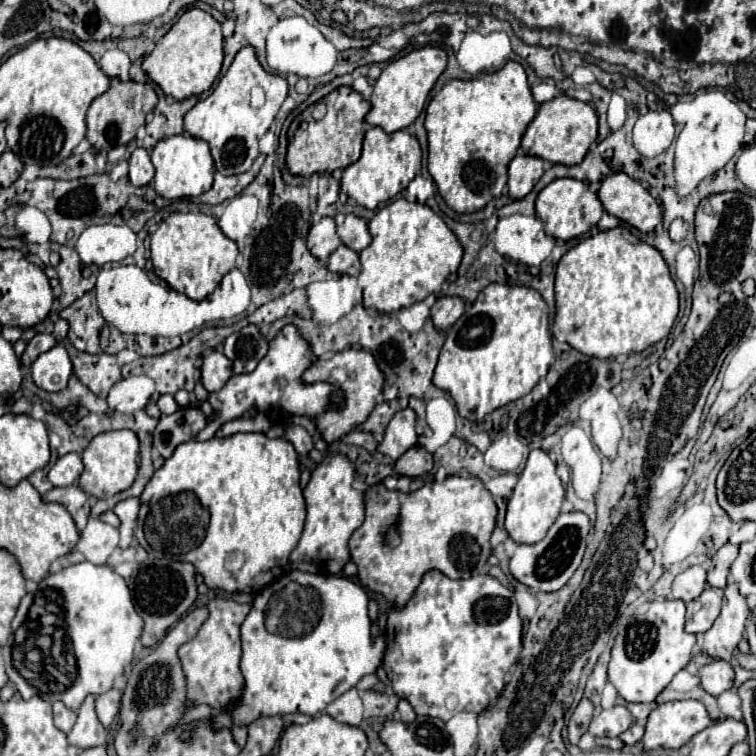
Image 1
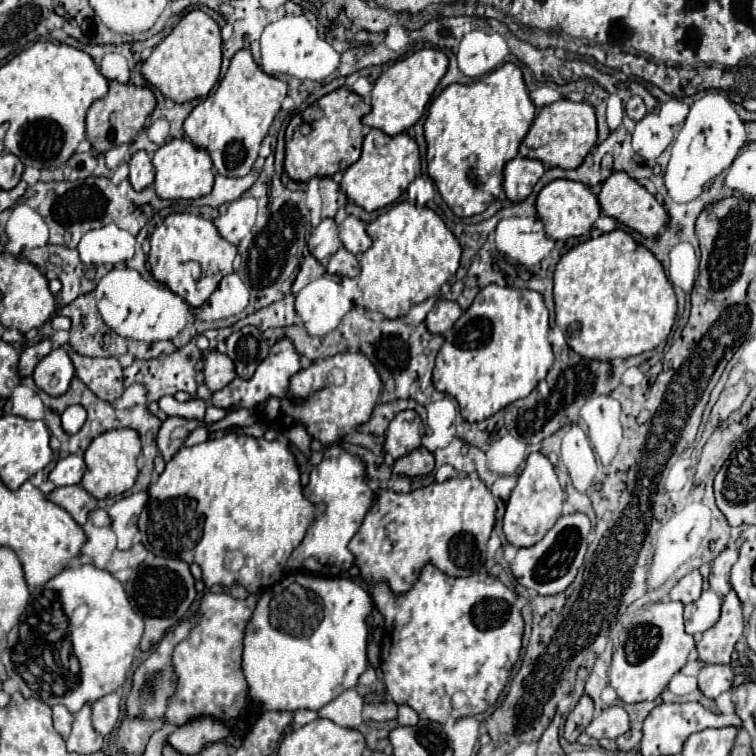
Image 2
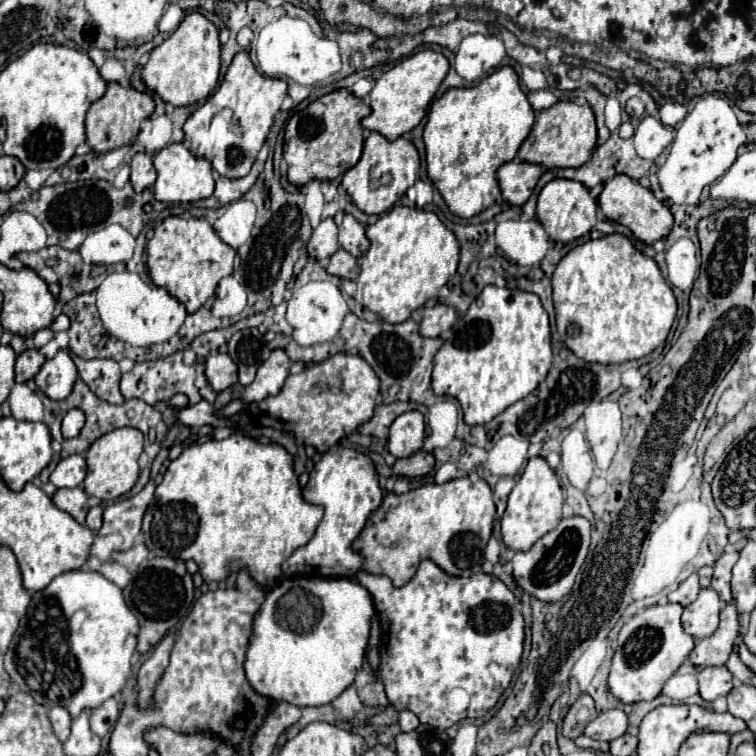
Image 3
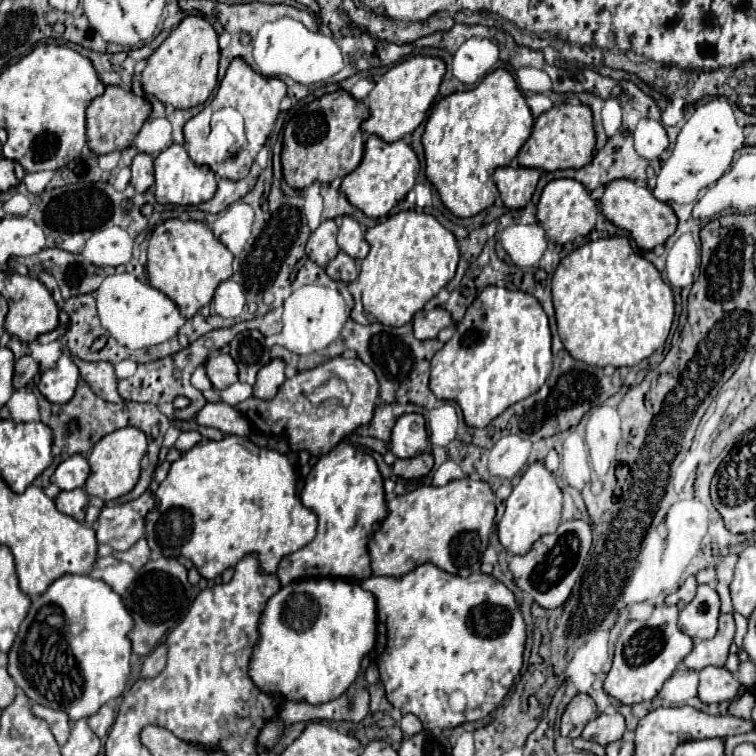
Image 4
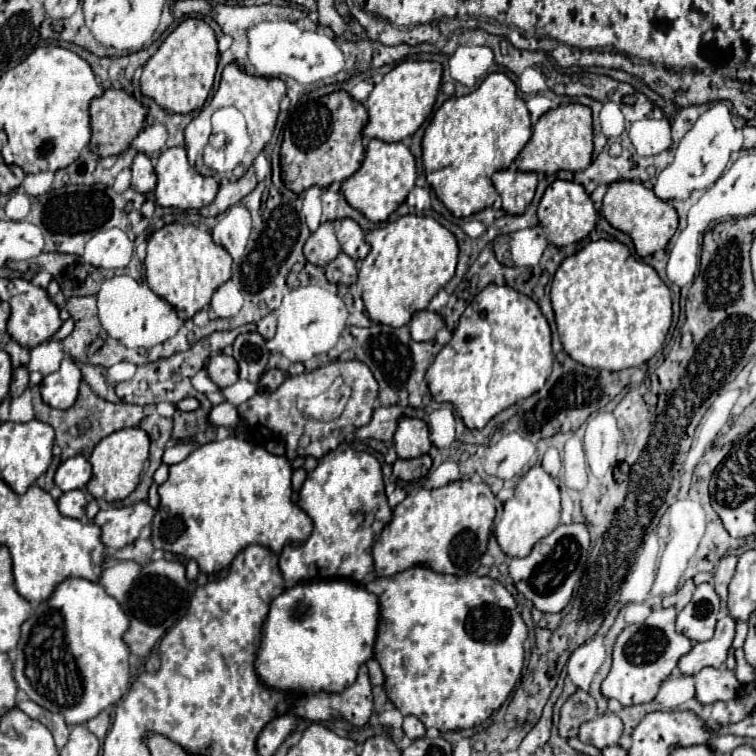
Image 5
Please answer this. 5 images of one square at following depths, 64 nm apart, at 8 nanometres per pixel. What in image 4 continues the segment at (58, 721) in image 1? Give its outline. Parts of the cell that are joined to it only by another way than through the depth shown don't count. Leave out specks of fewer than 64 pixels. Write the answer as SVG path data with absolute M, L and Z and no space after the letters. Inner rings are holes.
M32 704L32 712L34 716L40 716L48 722L52 734L56 736L56 742L60 746L66 744L68 740L68 734L70 734L70 718L64 710L54 710L54 708L46 708L46 706L40 706L40 704Z

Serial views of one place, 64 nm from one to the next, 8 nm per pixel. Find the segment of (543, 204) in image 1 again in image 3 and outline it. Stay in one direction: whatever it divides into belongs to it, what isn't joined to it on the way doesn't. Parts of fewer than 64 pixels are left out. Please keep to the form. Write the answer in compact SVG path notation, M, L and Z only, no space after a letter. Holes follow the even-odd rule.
M552 180L542 188L538 196L536 218L548 232L550 240L554 242L570 242L574 238L588 234L596 224L596 214L598 214L596 198L592 198L588 188L576 180Z

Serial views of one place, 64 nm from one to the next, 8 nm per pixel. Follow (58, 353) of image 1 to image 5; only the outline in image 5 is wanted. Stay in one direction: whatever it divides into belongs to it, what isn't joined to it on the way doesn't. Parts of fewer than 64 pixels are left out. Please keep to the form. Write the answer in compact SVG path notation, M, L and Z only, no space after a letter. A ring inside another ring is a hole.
M64 356L60 368L40 382L40 392L46 404L52 408L70 408L78 396L78 384L82 376L76 362L70 356Z

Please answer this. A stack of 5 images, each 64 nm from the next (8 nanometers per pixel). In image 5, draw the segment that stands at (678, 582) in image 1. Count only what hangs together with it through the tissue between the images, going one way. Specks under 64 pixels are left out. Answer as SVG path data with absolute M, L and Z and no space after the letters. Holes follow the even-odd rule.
M686 580L686 582L684 582L684 586L682 586L676 594L672 594L672 596L666 596L666 598L664 598L662 606L666 606L666 608L668 608L668 606L672 606L672 608L676 608L676 610L682 610L682 608L692 600L694 590L696 590L694 580Z

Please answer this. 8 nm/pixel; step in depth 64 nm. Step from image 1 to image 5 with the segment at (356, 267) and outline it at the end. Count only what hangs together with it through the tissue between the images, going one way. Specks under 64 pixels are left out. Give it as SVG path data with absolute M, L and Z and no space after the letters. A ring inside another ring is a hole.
M340 252L328 266L326 266L326 278L332 284L354 284L358 278L358 270L356 270L356 262L346 256L344 252Z

